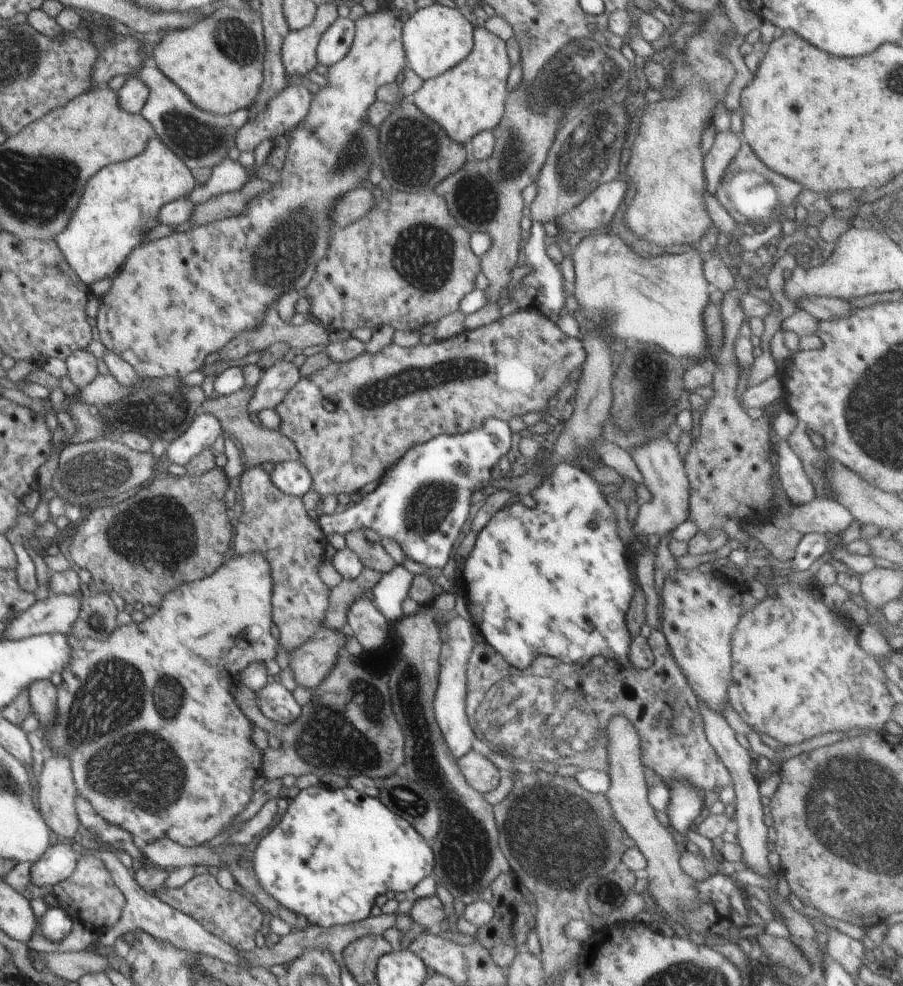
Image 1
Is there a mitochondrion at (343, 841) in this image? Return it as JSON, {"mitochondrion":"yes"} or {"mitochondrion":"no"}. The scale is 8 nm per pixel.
{"mitochondrion":"no"}

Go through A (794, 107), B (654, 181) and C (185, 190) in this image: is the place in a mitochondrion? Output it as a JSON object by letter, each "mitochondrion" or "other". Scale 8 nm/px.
{"A":"mitochondrion","B":"other","C":"other"}

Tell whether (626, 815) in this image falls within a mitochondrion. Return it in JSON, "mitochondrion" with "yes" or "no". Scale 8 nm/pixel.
{"mitochondrion":"no"}

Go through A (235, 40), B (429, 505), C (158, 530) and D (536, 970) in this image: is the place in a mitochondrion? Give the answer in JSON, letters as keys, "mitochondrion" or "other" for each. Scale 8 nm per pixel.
{"A":"mitochondrion","B":"mitochondrion","C":"mitochondrion","D":"other"}

